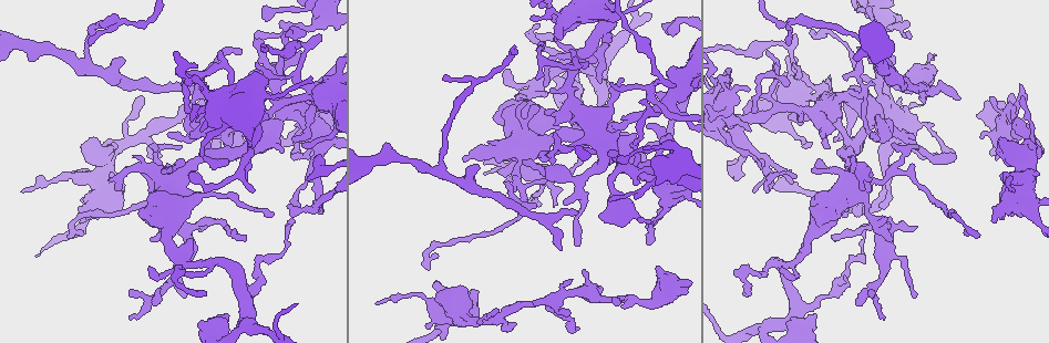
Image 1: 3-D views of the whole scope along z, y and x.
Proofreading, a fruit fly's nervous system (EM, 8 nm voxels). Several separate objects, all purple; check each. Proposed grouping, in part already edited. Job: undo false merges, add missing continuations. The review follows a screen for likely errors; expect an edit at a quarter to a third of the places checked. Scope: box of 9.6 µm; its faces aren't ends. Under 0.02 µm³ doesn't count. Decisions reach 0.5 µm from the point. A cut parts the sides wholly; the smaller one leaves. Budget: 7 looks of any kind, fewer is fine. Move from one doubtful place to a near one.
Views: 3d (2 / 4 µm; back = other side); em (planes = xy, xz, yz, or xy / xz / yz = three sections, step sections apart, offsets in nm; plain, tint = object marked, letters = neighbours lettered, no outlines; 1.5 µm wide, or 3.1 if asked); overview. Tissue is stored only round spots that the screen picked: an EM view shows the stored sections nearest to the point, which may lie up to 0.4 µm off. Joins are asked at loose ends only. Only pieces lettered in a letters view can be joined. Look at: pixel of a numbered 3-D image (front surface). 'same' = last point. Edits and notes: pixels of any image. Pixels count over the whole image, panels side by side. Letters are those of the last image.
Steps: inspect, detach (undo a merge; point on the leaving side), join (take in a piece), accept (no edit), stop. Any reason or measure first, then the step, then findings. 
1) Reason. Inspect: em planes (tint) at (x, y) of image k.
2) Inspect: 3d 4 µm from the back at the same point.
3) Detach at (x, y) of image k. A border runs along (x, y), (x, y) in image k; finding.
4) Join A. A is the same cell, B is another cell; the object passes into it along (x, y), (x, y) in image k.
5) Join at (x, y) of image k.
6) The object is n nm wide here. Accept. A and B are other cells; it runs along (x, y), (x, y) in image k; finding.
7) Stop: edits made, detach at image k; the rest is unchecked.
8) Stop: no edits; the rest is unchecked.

Inspect: em planes (tint) at (659, 109) of image 1.

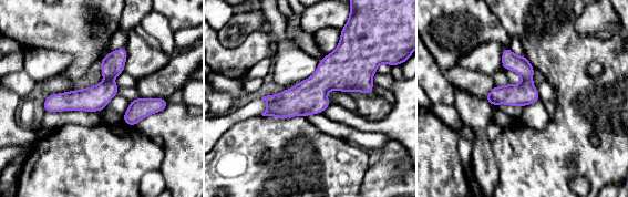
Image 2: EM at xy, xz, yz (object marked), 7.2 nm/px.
Inspect: em planes (letters) at the same point.

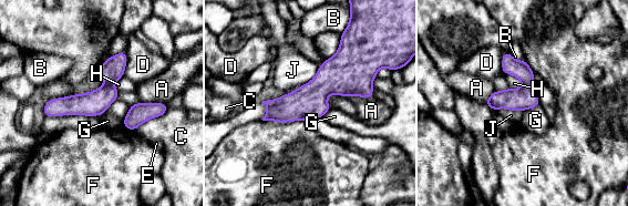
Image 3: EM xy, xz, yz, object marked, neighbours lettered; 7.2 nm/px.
The object is 170 nm wide here. Accept. A, B, C, D, E, F, G, H and J are other cells; one neuron here.

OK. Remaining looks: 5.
Branch stops here. Inspect: em planes (plain) at (674, 86) of image 1.

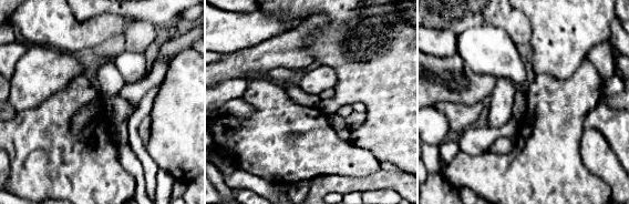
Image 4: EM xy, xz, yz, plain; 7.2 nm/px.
Inspect: em planes (letters) at the same point.

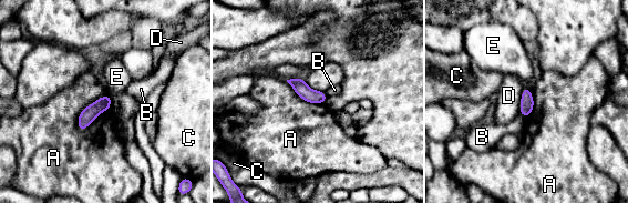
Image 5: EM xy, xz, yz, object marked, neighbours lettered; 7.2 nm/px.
The object is 100 nm wide here. Accept. A, B, C, D and E are other cells; a border runs along (107, 93), (82, 110), (80, 131) in image 5; no lettered piece goes on from it.

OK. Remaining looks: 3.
Inspect: em planes (letters) at (790, 42) of image 1.

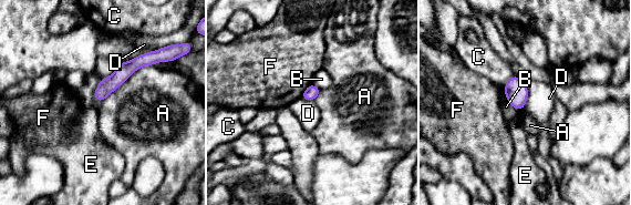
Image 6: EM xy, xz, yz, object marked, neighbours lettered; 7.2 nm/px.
Accept. A, B, C, D, E and F are other cells; it runs along (151, 58), (126, 69), (97, 98) in image 6; none of them fits.

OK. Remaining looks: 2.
Stop: no edits; the rest is unchecked.

